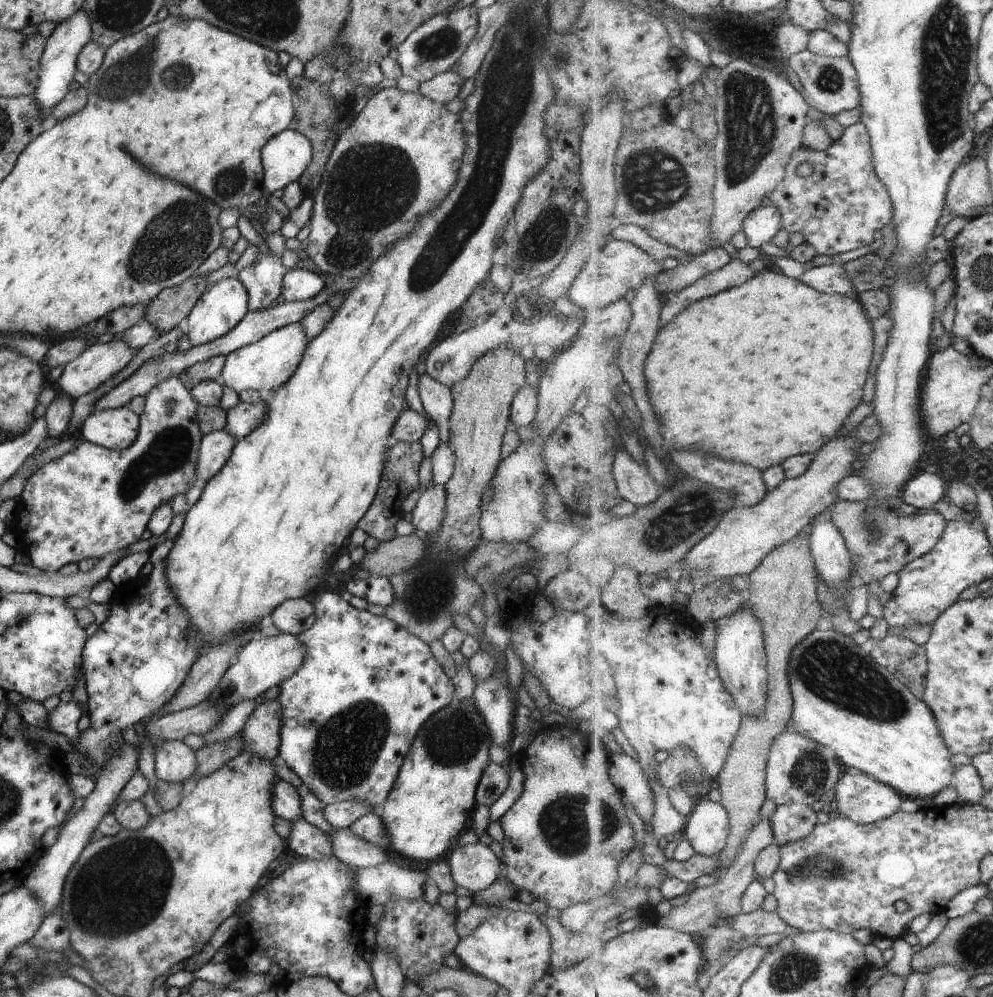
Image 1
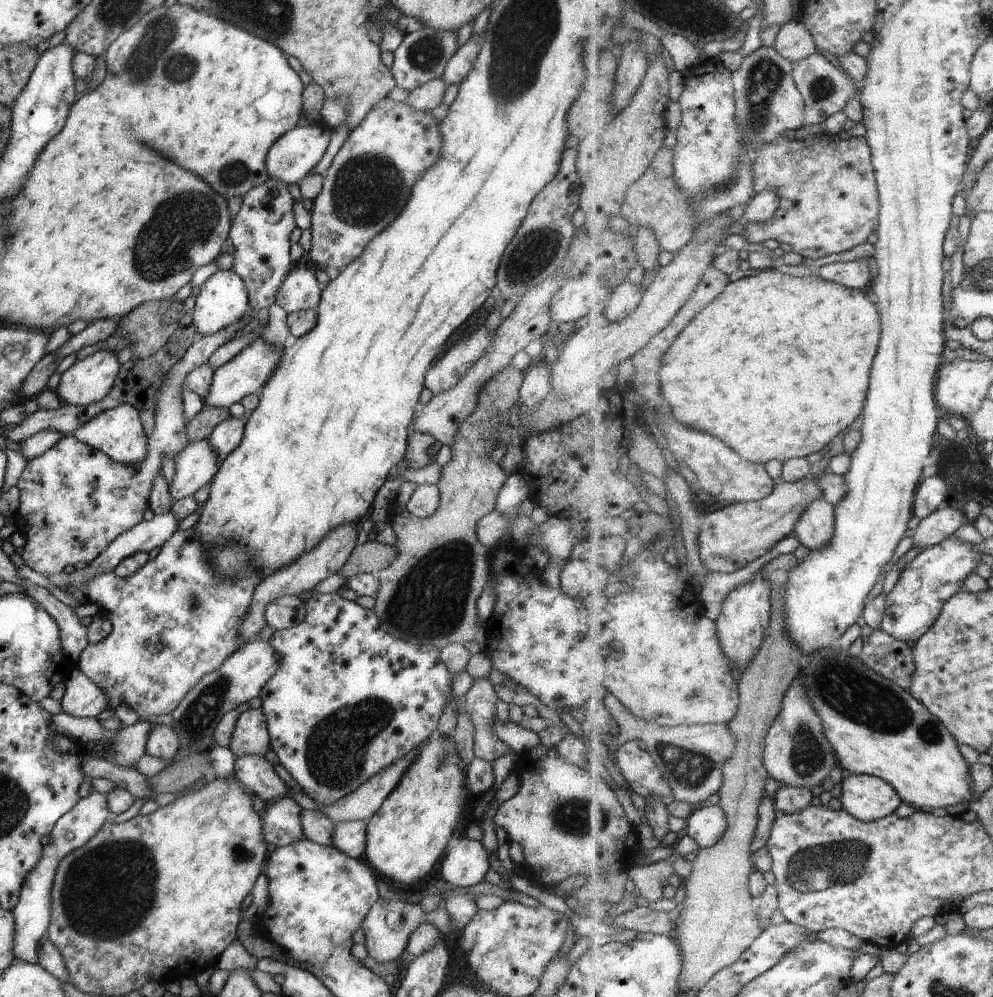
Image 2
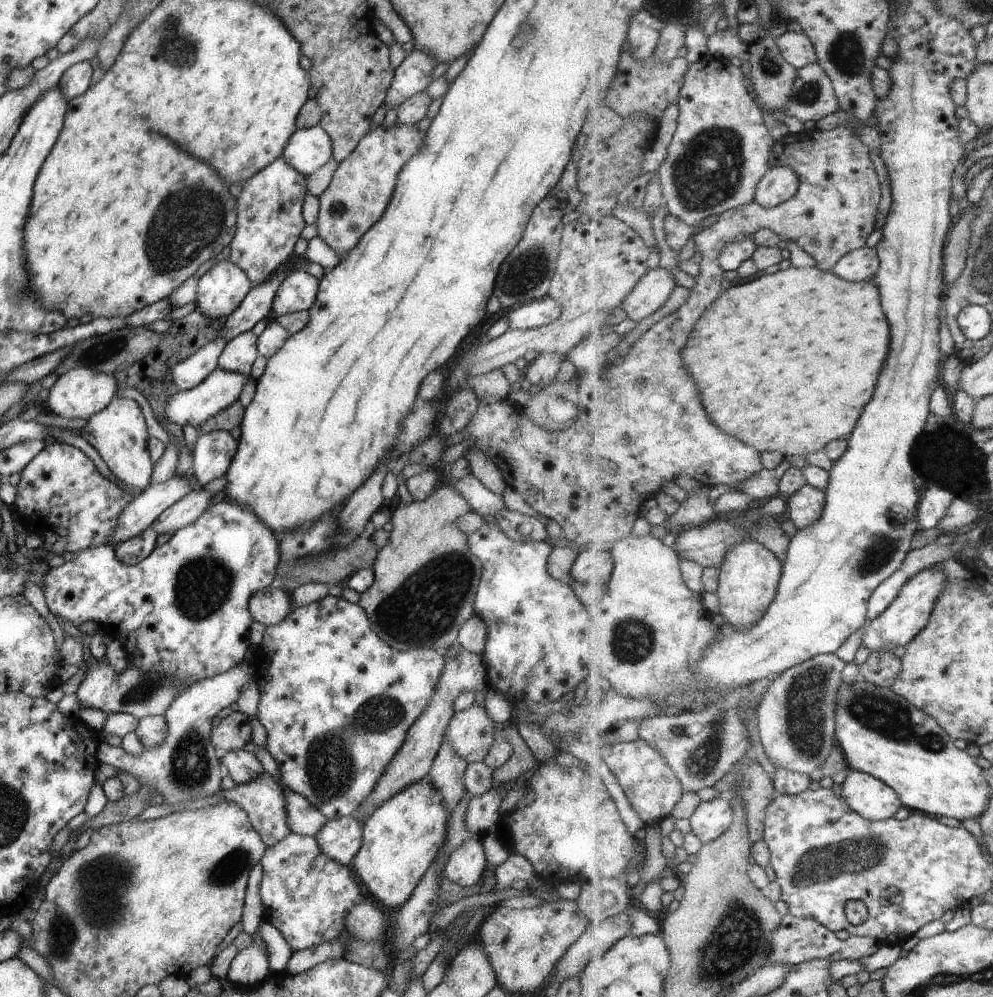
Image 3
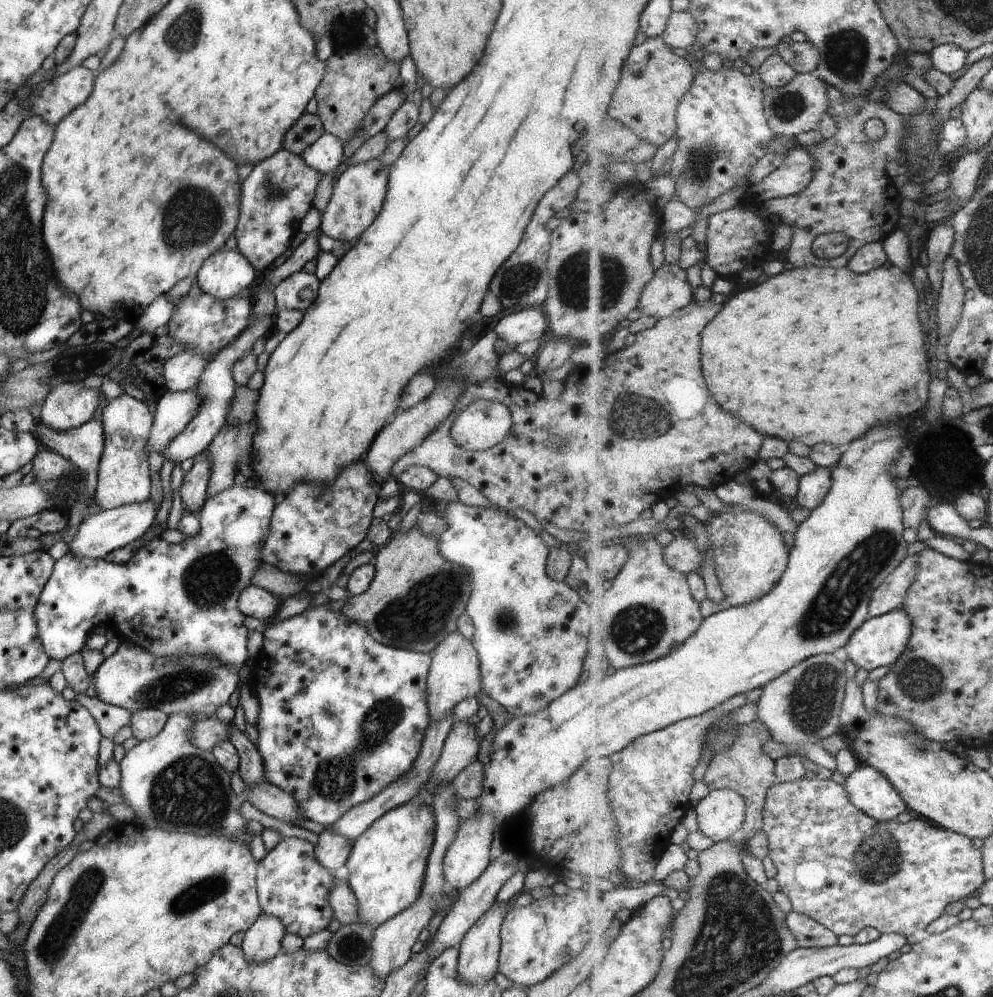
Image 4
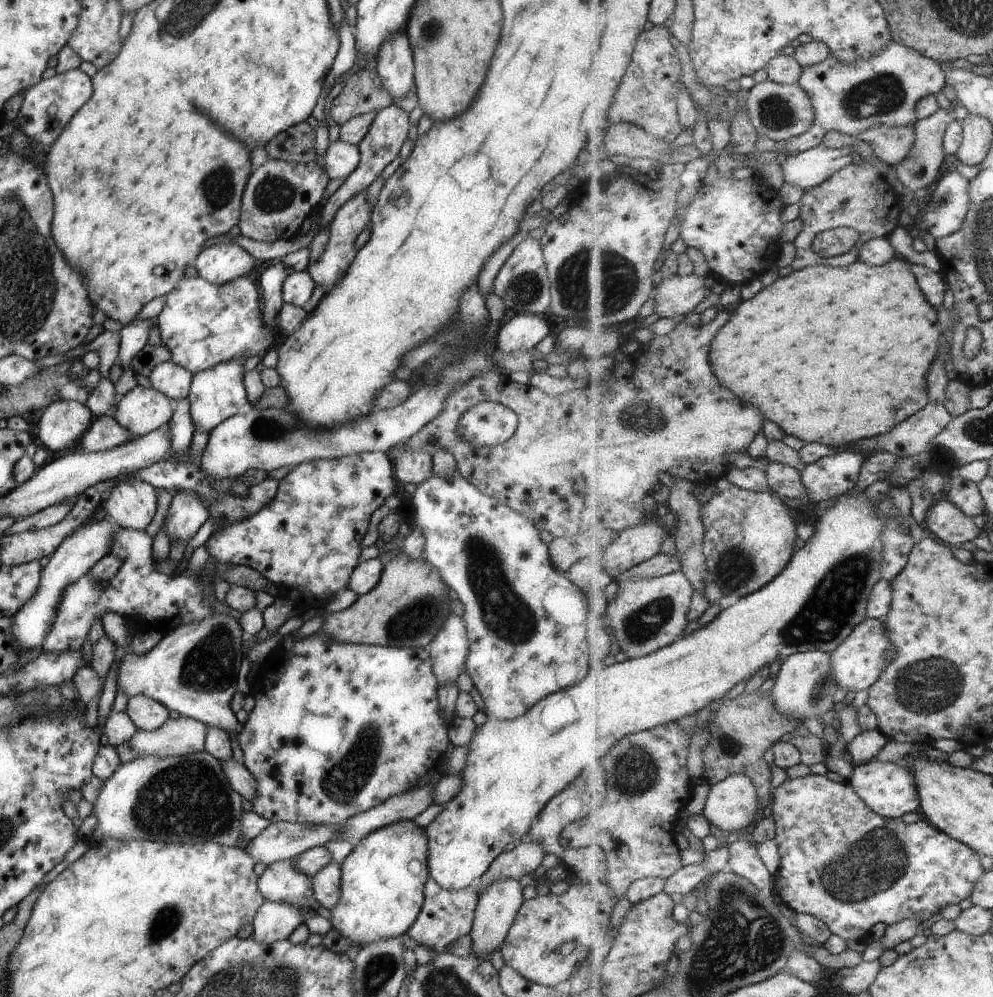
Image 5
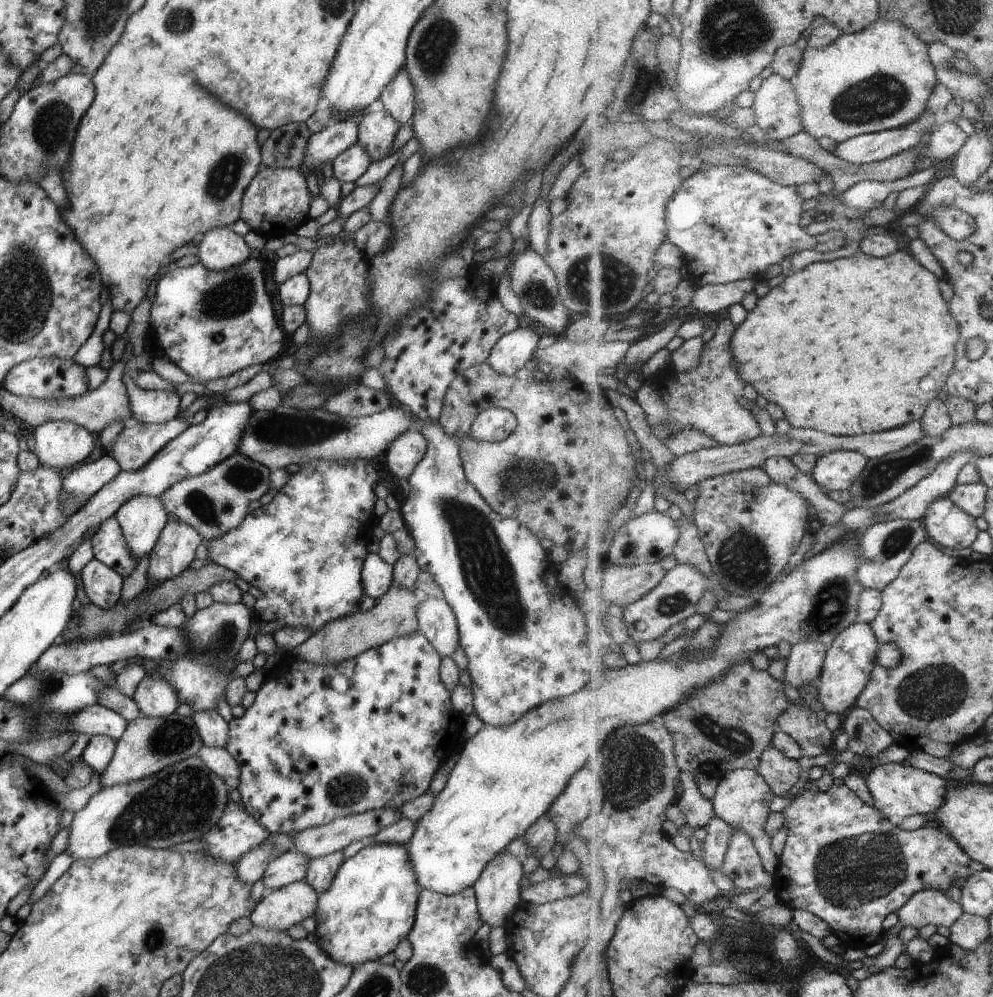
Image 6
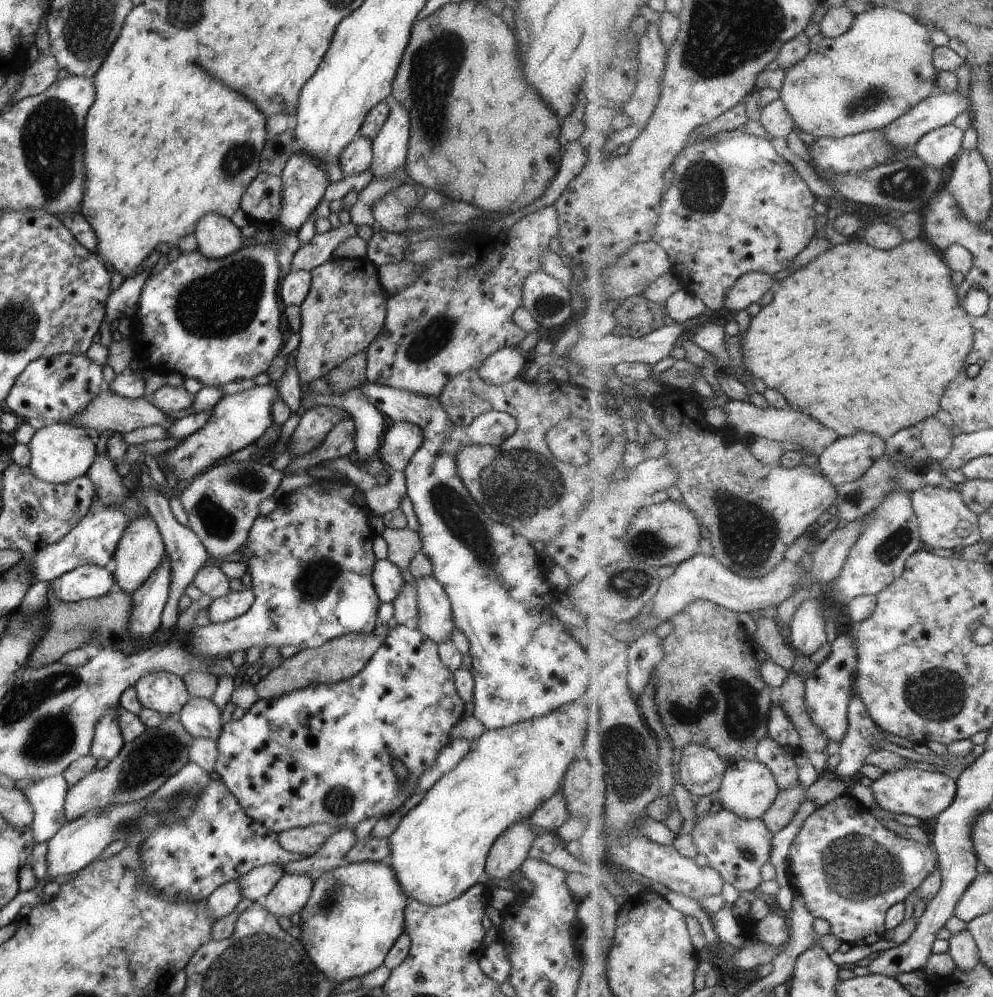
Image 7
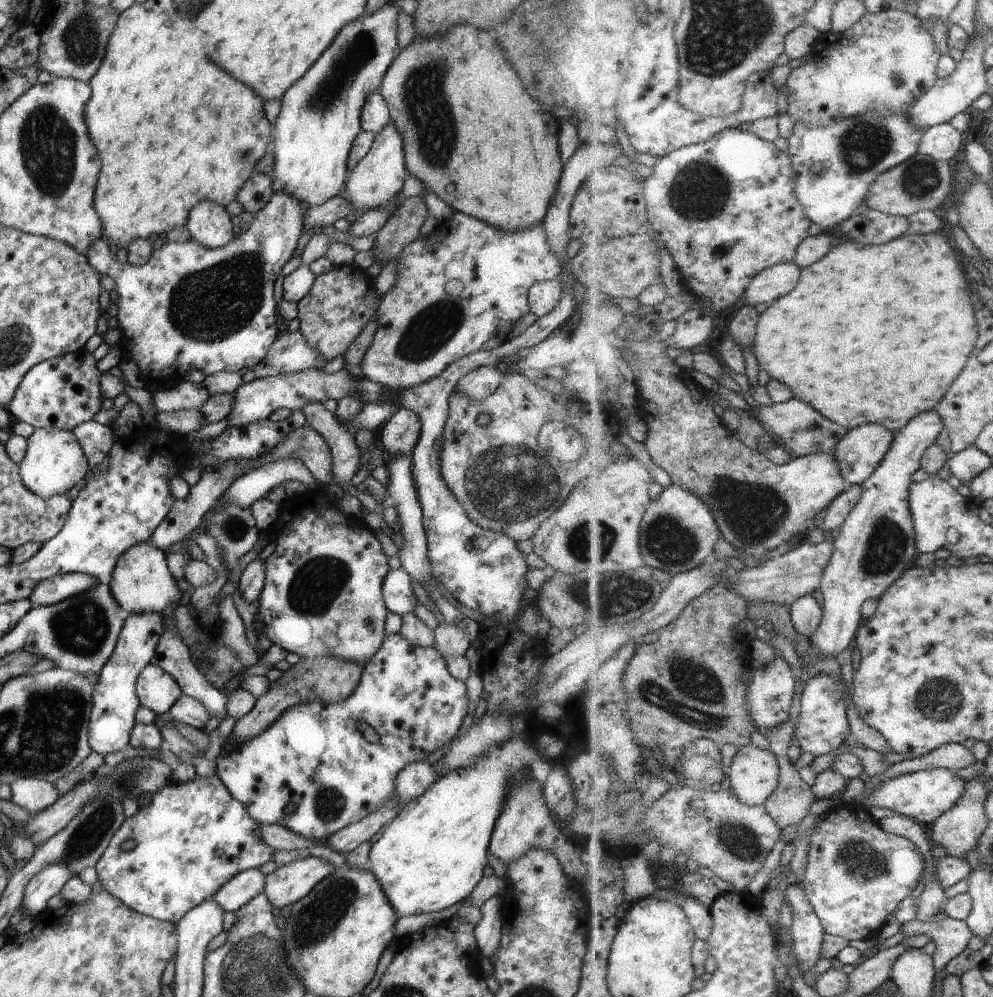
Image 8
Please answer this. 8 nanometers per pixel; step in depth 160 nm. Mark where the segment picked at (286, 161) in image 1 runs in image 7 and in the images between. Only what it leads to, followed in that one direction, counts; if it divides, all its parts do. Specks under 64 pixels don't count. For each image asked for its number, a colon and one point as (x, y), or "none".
2: (292, 155)
3: (306, 150)
4: (324, 155)
5: (340, 158)
6: (349, 164)
7: (356, 156)

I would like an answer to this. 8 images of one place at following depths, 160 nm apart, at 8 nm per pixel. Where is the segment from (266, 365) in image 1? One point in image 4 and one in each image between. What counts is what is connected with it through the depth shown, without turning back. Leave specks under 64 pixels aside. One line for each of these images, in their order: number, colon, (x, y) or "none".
2: (246, 373)
3: (220, 388)
4: (174, 409)

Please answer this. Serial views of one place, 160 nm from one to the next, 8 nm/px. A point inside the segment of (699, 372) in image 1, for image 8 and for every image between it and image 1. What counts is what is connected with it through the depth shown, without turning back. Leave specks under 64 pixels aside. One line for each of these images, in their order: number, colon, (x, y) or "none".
2: (764, 368)
3: (769, 374)
4: (816, 355)
5: (851, 347)
6: (800, 347)
7: (864, 341)
8: (903, 329)

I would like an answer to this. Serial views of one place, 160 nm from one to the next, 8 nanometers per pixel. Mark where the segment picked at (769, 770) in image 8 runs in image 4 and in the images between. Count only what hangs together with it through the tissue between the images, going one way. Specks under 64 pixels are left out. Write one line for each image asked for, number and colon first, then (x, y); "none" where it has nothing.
4: (721, 813)
5: (732, 804)
6: (743, 796)
7: (748, 789)

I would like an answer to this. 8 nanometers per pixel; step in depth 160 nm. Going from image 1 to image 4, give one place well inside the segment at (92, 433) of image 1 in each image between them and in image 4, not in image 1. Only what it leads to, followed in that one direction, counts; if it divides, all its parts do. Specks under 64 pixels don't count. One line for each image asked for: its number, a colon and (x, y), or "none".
2: (118, 432)
3: (118, 432)
4: (122, 477)

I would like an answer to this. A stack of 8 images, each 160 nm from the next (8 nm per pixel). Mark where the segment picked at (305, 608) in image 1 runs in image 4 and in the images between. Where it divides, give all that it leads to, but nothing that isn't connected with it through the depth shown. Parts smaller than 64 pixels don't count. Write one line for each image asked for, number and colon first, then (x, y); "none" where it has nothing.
2: (283, 612)
3: (268, 606)
4: (252, 601)

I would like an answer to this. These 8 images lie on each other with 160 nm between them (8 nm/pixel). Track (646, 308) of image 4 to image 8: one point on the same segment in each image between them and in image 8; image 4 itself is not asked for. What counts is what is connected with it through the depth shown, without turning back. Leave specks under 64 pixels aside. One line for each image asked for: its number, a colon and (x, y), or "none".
5: (676, 296)
6: (708, 299)
7: (751, 288)
8: (766, 287)

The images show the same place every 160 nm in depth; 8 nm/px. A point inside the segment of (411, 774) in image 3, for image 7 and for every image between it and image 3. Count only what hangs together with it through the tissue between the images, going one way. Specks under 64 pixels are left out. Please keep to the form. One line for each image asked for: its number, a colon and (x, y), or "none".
4: (453, 674)
5: (448, 648)
6: (436, 622)
7: (433, 614)

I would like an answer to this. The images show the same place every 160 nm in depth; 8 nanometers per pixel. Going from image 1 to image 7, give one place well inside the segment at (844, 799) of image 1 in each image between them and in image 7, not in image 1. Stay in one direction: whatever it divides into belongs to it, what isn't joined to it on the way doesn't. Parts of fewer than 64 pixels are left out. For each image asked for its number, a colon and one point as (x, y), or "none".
2: (869, 798)
3: (872, 798)
4: (871, 791)
5: (889, 789)
6: (900, 790)
7: (923, 794)

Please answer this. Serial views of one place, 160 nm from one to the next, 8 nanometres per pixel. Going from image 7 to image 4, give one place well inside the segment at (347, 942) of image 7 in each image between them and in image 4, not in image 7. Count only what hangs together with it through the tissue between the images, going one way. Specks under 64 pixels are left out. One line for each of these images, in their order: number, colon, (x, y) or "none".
4: (386, 865)
5: (382, 879)
6: (369, 906)

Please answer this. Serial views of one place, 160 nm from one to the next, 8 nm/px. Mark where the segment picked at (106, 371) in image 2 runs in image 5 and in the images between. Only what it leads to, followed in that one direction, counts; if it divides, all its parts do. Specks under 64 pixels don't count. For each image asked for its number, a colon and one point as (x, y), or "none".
3: (80, 392)
4: (70, 404)
5: (60, 424)

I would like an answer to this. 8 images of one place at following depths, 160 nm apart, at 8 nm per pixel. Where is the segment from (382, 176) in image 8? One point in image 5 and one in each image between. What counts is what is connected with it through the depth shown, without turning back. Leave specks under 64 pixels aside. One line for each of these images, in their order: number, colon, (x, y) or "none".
5: (393, 63)
6: (397, 97)
7: (389, 146)

